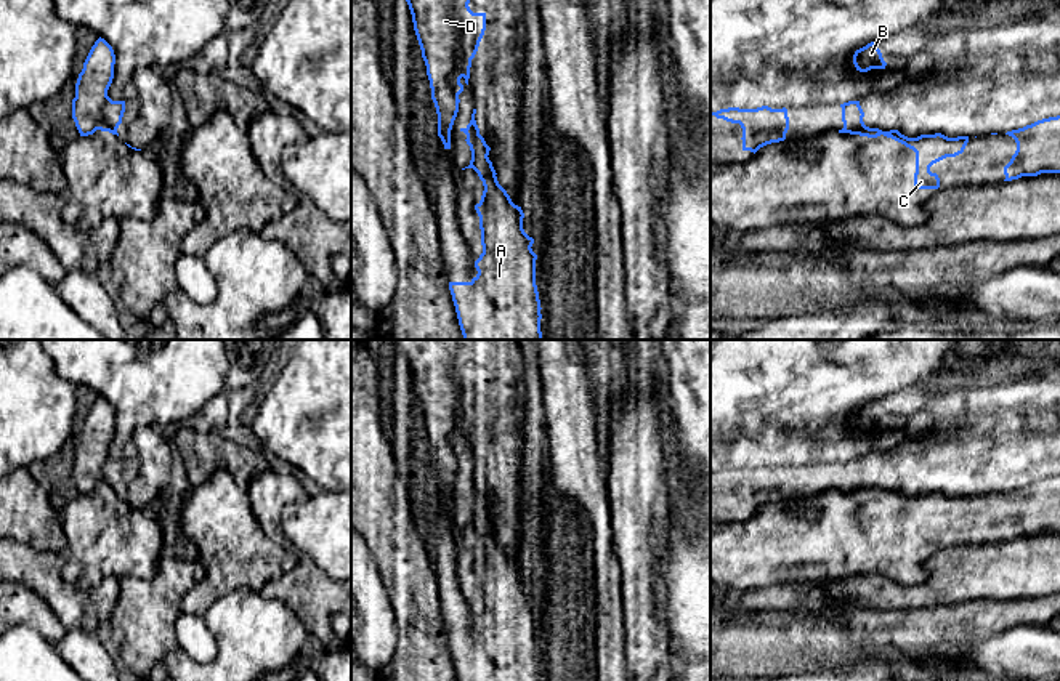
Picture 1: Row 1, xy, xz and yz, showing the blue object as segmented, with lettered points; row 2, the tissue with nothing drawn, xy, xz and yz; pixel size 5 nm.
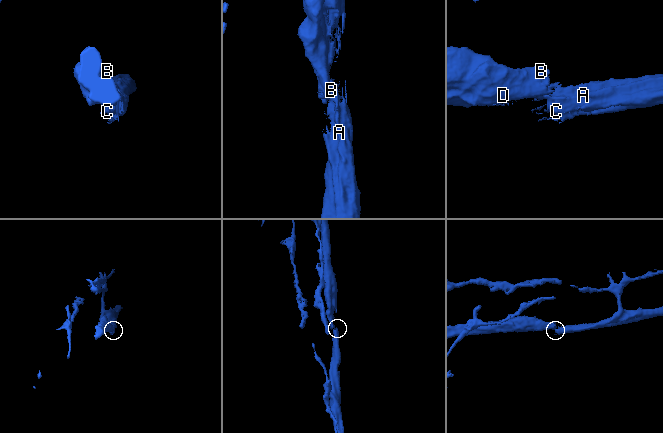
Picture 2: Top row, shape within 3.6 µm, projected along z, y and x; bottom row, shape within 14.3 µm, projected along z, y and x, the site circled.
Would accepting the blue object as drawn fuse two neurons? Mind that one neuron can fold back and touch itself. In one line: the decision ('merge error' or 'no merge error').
merge error

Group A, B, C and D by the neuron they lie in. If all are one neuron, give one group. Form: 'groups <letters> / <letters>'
groups A C / B D

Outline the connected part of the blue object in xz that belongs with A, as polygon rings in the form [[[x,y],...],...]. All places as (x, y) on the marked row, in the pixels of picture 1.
[[[473,114],[460,131],[467,135],[465,141],[471,151],[470,165],[465,168],[473,168],[484,186],[481,200],[475,205],[483,245],[483,253],[475,261],[478,274],[470,282],[449,282],[463,340],[542,340],[542,308],[536,285],[537,255],[531,248],[534,239],[523,229],[524,213],[499,184],[484,152],[486,141],[475,131]]]

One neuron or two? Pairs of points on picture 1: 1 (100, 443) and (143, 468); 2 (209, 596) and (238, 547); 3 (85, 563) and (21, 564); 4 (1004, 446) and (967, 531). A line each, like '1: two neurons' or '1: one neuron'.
1: one neuron
2: one neuron
3: two neurons
4: two neurons

